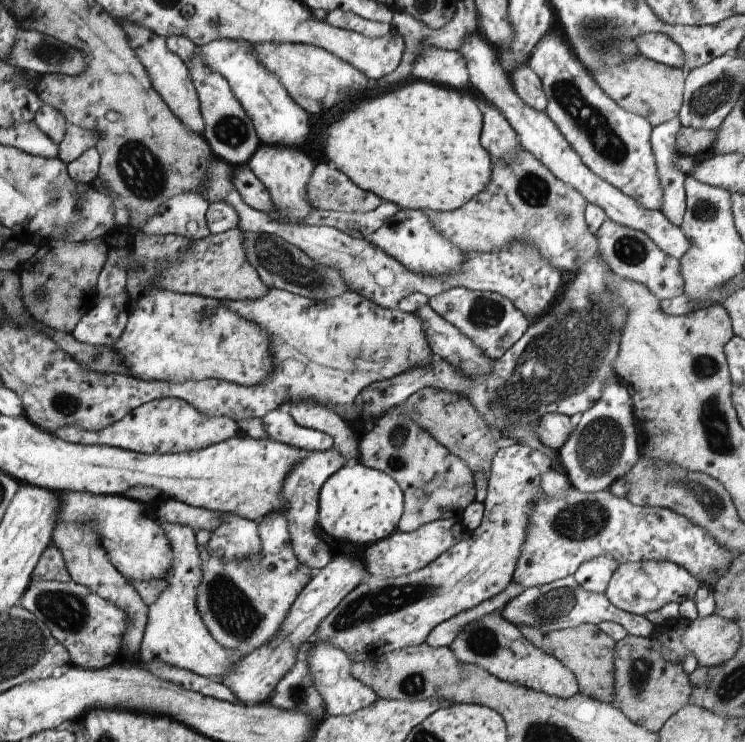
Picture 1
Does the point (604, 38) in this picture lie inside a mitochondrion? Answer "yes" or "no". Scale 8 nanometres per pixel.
yes

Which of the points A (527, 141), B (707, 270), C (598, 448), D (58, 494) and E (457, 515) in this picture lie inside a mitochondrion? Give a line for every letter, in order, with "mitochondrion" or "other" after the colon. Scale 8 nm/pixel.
A: other
B: other
C: mitochondrion
D: other
E: other

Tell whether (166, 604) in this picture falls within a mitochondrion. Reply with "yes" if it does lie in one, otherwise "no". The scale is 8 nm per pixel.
no

